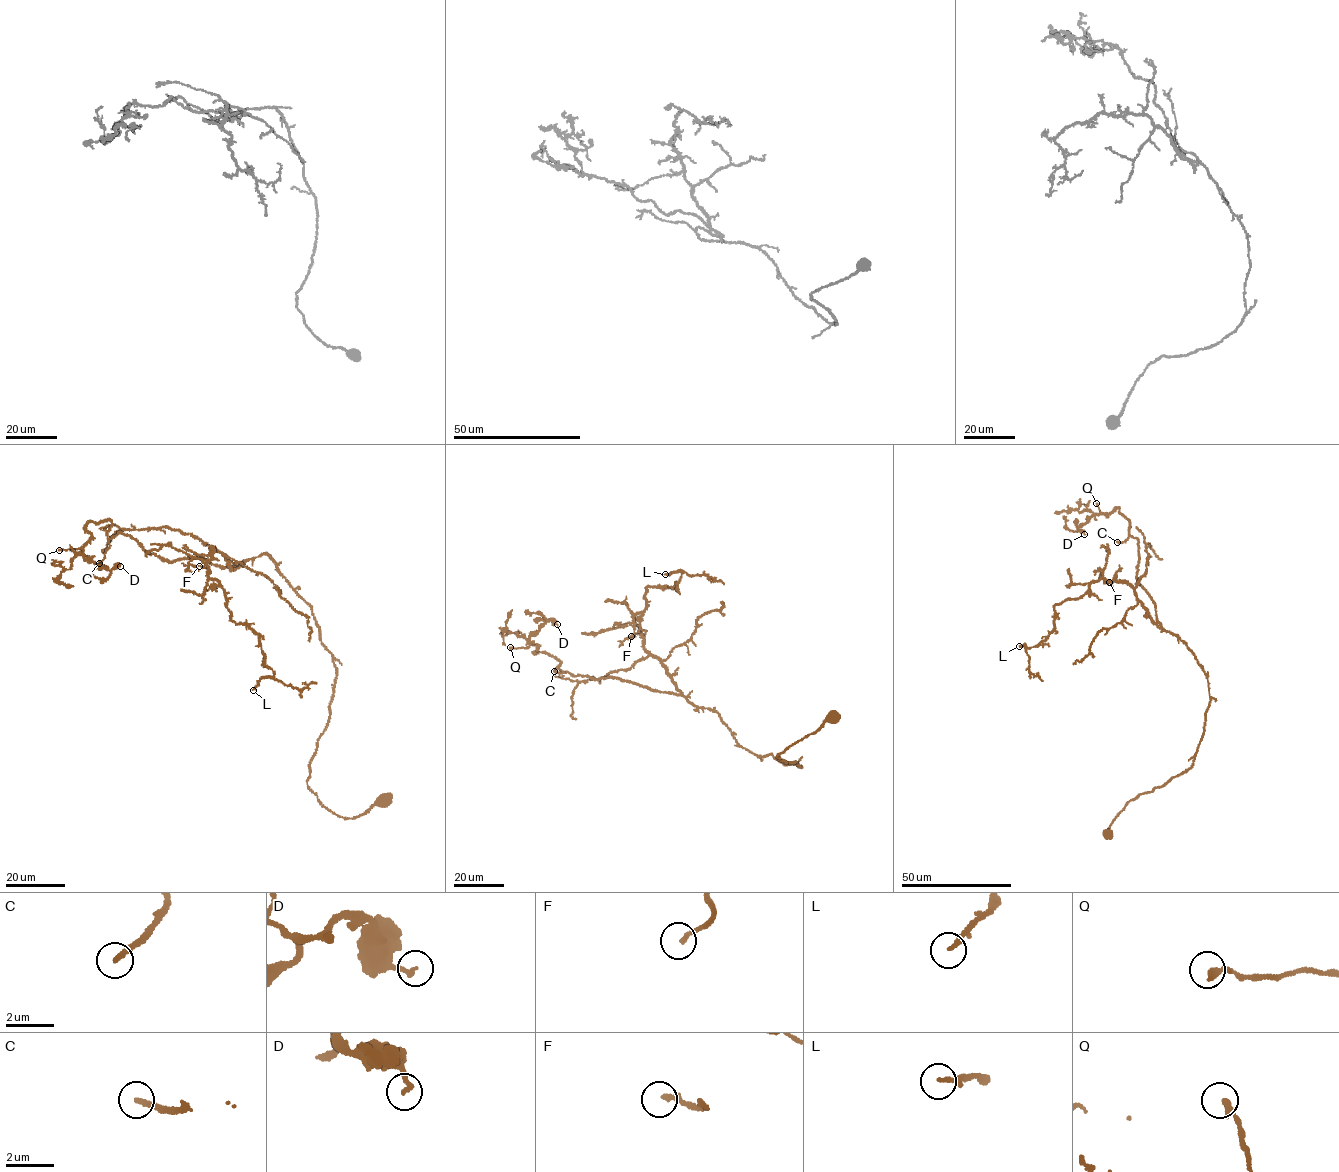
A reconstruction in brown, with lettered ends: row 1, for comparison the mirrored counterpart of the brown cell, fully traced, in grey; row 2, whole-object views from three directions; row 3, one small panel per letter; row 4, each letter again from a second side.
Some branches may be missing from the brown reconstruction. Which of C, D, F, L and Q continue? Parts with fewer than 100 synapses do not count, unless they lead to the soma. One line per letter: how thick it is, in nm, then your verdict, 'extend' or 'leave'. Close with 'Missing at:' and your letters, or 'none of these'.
C: calibre 200 nm; extend
D: calibre 180 nm; leave
F: calibre 200 nm; leave
L: calibre 160 nm; leave
Q: calibre 260 nm; leave
Missing at: C

